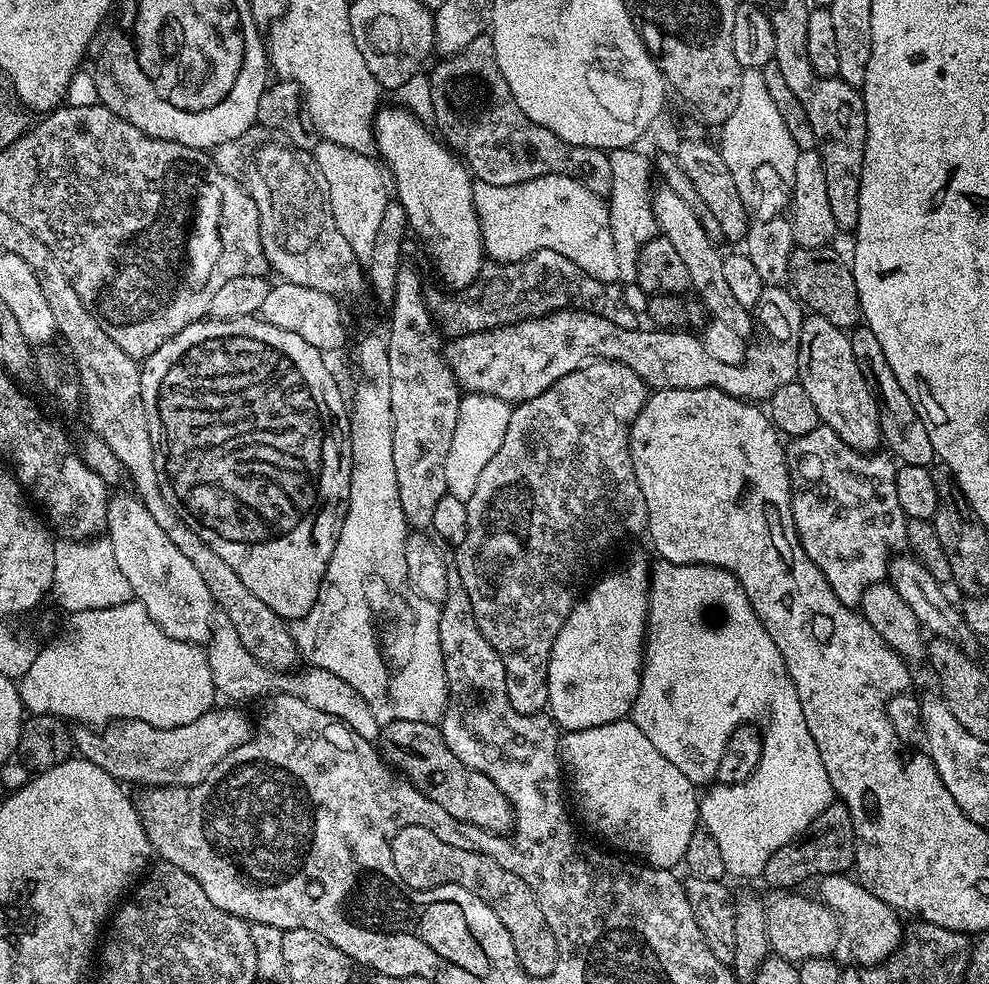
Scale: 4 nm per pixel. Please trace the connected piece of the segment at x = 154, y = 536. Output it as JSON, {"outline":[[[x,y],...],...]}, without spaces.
{"outline":[[[113,495],[108,502],[106,539],[114,546],[114,559],[130,582],[133,597],[146,606],[146,614],[170,638],[187,644],[207,645],[212,634],[214,601],[202,574],[166,538],[162,526],[150,518],[150,510],[135,495]]]}

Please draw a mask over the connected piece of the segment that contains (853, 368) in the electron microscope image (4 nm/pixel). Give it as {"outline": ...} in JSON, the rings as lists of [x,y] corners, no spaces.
{"outline":[[[815,314],[805,315],[800,327],[796,374],[802,390],[810,394],[818,409],[821,425],[832,428],[846,446],[871,453],[882,444],[878,406],[866,386],[866,378],[862,378],[862,370],[858,370],[858,362],[854,362],[854,350],[850,350],[848,337],[849,333],[834,326],[834,322],[826,322],[826,318]]]}

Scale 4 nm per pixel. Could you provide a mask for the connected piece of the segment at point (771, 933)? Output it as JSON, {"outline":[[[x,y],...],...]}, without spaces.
{"outline":[[[780,894],[766,908],[768,942],[771,951],[783,960],[799,962],[810,958],[831,957],[836,947],[841,947],[840,922],[836,915],[819,899],[810,900],[798,894]]]}

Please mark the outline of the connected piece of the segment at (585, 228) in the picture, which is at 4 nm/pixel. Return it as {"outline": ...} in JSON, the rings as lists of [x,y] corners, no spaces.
{"outline":[[[544,175],[510,187],[475,181],[472,193],[487,259],[510,264],[540,250],[552,249],[575,262],[596,280],[616,282],[620,271],[608,204],[590,189],[588,184],[564,175]]]}

